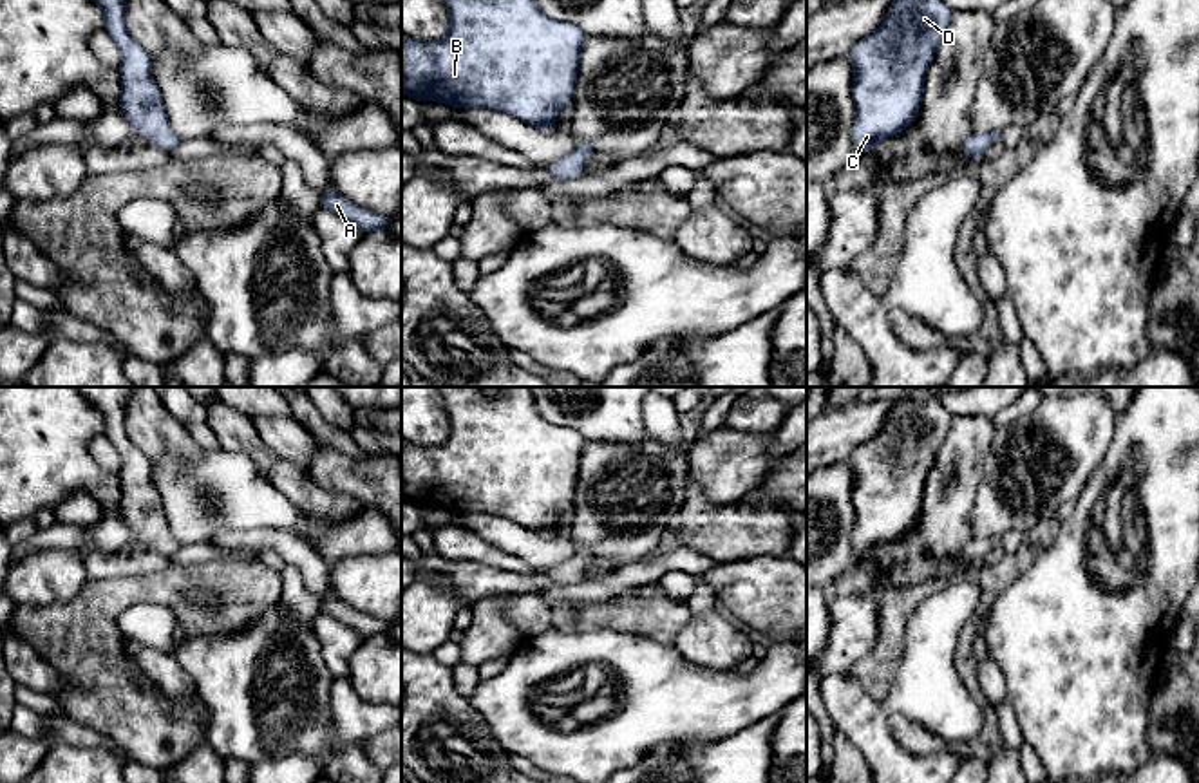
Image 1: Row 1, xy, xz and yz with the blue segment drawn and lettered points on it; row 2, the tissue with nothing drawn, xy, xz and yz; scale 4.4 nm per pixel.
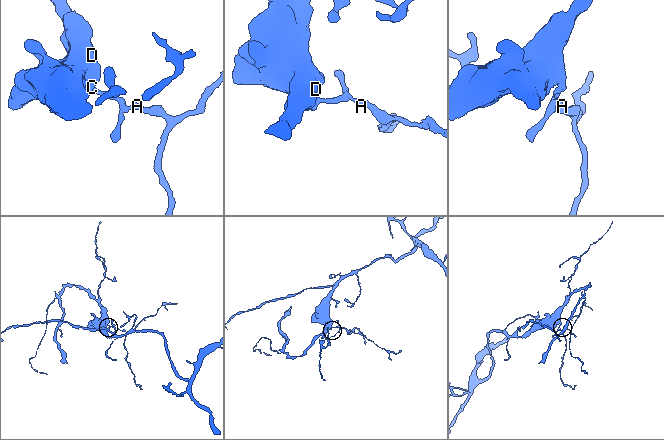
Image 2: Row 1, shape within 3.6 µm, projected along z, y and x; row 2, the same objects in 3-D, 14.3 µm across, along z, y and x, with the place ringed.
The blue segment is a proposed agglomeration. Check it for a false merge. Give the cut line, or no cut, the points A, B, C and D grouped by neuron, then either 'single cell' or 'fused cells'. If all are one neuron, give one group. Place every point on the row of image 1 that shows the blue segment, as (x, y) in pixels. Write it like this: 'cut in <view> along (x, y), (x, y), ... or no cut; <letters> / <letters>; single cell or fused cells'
no cut; A B C D; single cell

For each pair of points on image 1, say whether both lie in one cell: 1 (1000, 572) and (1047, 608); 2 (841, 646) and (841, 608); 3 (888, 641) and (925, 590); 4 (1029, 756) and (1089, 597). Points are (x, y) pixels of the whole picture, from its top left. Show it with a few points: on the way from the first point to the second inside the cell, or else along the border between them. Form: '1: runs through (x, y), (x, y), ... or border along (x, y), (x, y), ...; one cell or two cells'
1: border along (1044, 550), (999, 595), (988, 613); two cells
2: runs through (841, 637), (841, 617); one cell
3: runs through (892, 628), (892, 619), (912, 599); one cell
4: border along (1024, 740), (1042, 764); two cells

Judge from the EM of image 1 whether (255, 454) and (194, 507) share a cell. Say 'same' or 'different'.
different

